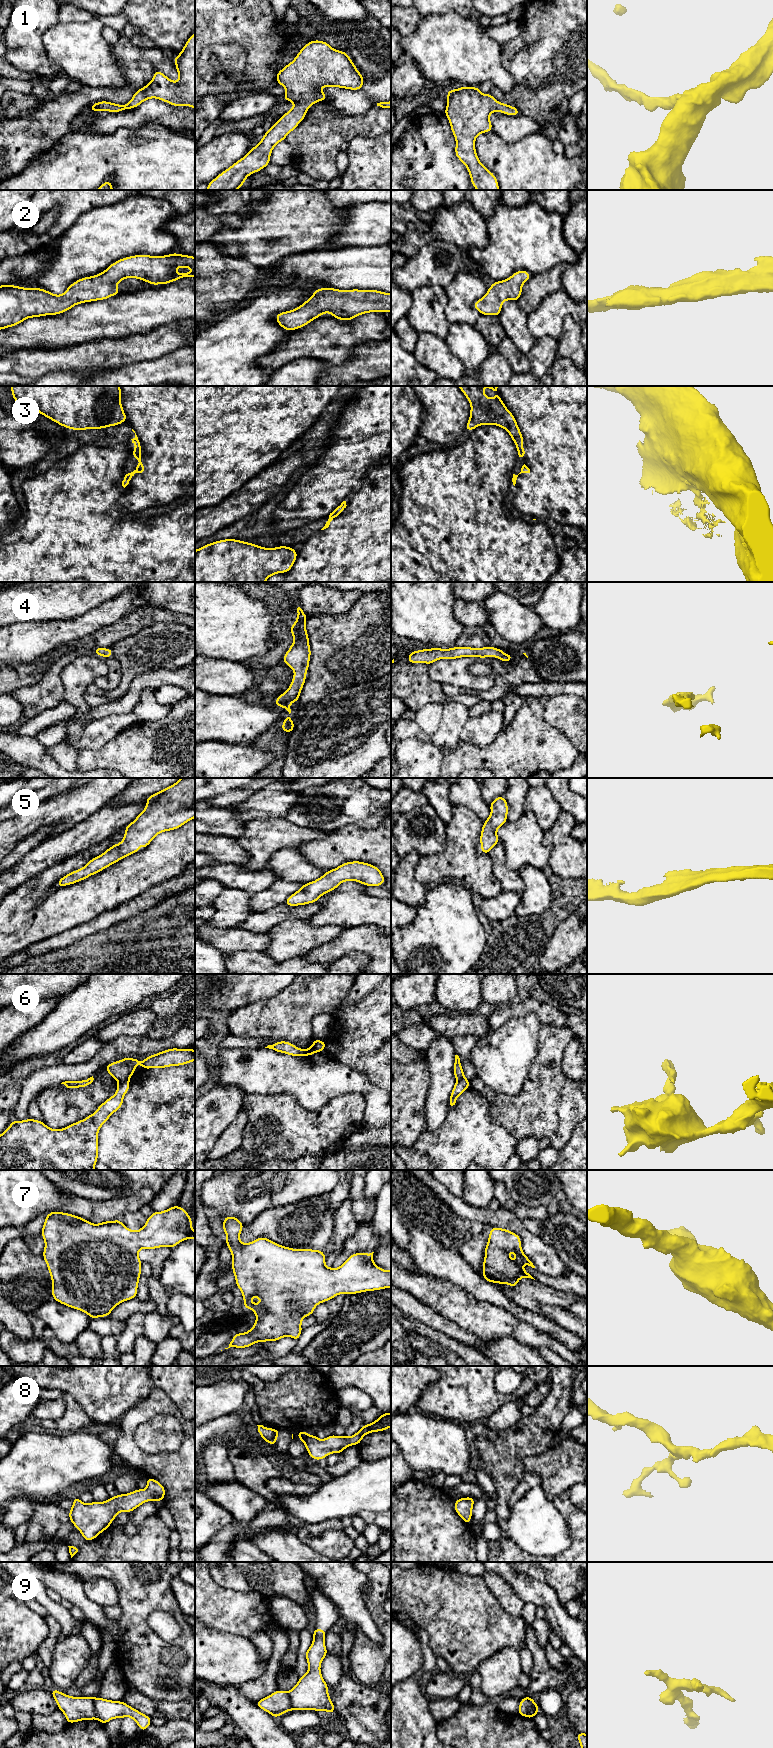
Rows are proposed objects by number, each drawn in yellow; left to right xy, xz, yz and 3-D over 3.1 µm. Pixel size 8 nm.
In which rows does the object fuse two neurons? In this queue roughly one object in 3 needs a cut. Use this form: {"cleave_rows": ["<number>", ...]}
{"cleave_rows": ["3", "6", "9"]}

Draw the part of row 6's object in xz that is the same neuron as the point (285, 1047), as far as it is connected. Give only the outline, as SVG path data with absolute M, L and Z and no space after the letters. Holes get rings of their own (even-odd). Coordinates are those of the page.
M314 1039L311 1047L309 1049L300 1049L294 1044L289 1043L288 1041L278 1041L272 1045L268 1045L265 1048L272 1049L279 1053L285 1053L294 1057L301 1056L312 1056L315 1052L315 1045L321 1040Z

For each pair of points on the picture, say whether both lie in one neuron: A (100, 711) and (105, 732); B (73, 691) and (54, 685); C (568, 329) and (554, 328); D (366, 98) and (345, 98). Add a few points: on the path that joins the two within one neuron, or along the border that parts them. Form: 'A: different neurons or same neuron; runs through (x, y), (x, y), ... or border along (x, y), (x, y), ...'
A: different neurons; border along (125, 713), (92, 720)
B: different neurons; border along (67, 665), (60, 674), (64, 690), (62, 699)
C: different neurons; border along (569, 314), (564, 320), (562, 333), (556, 339)
D: same neuron; runs through (361, 98), (350, 98)

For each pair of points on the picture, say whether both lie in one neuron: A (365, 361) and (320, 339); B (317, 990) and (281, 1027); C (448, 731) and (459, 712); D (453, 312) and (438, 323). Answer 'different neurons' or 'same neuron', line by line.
A: different neurons
B: same neuron
C: same neuron
D: different neurons

